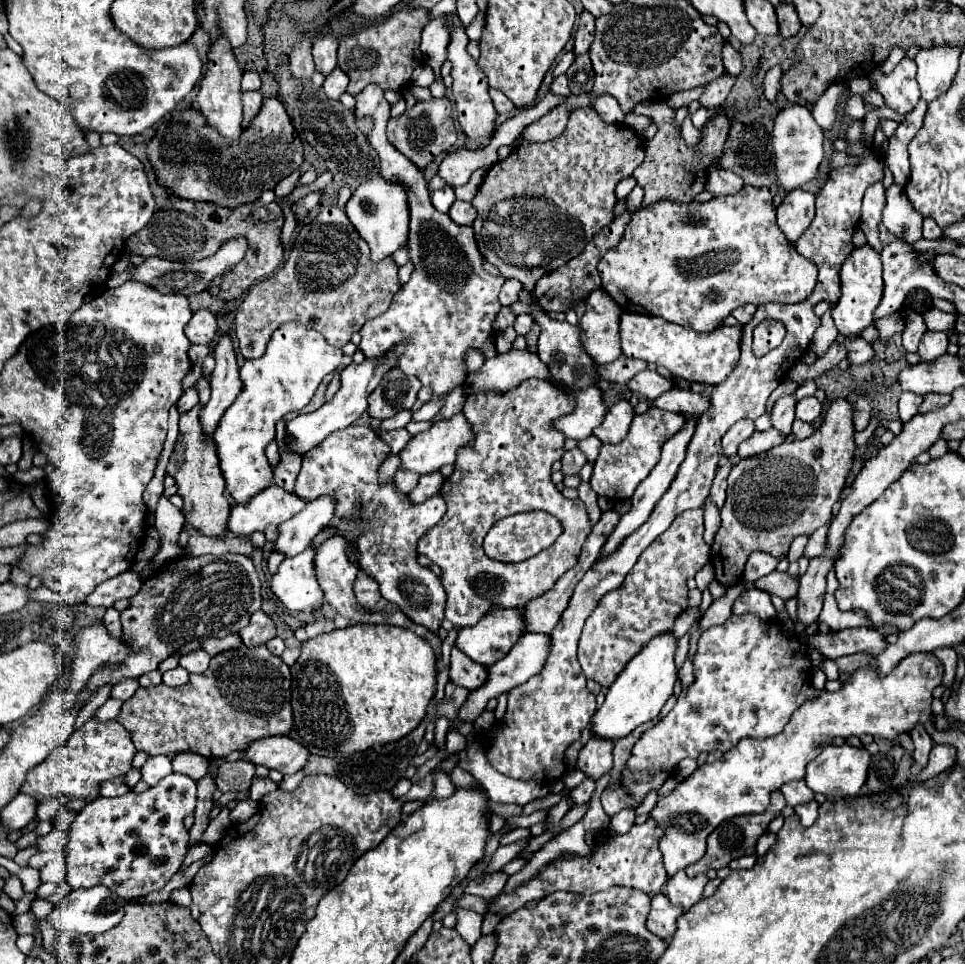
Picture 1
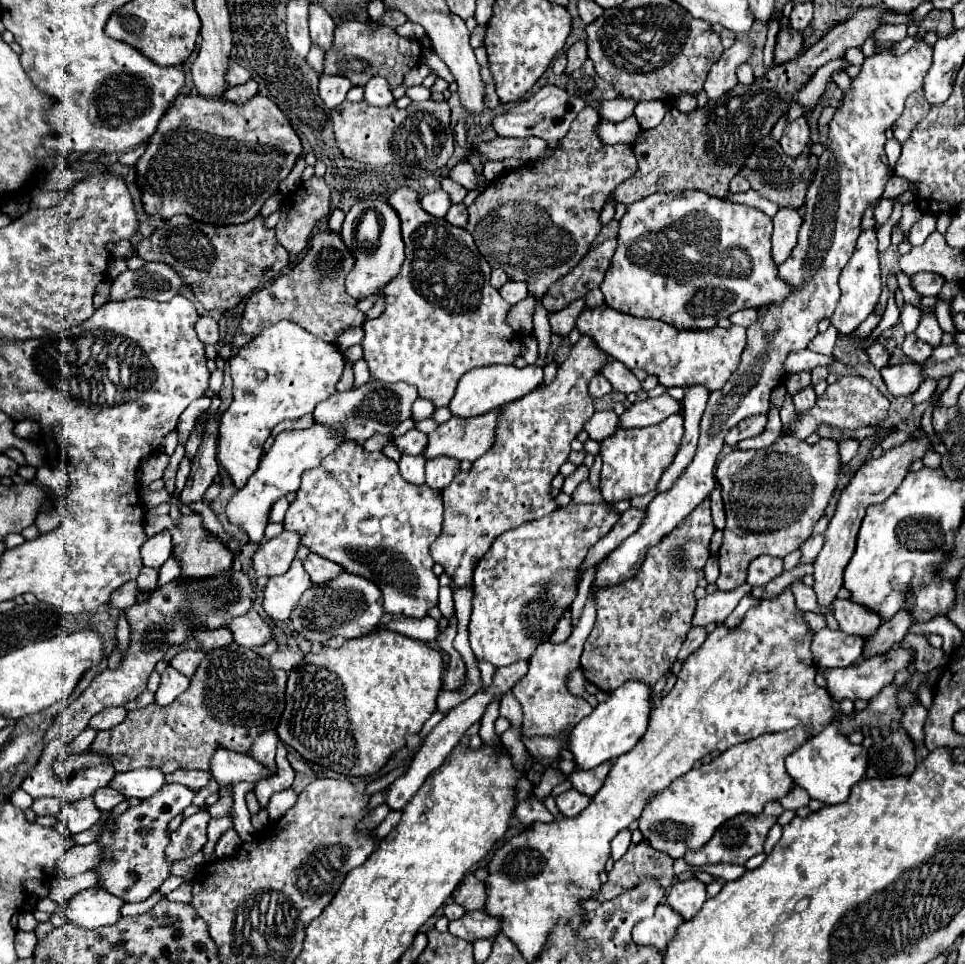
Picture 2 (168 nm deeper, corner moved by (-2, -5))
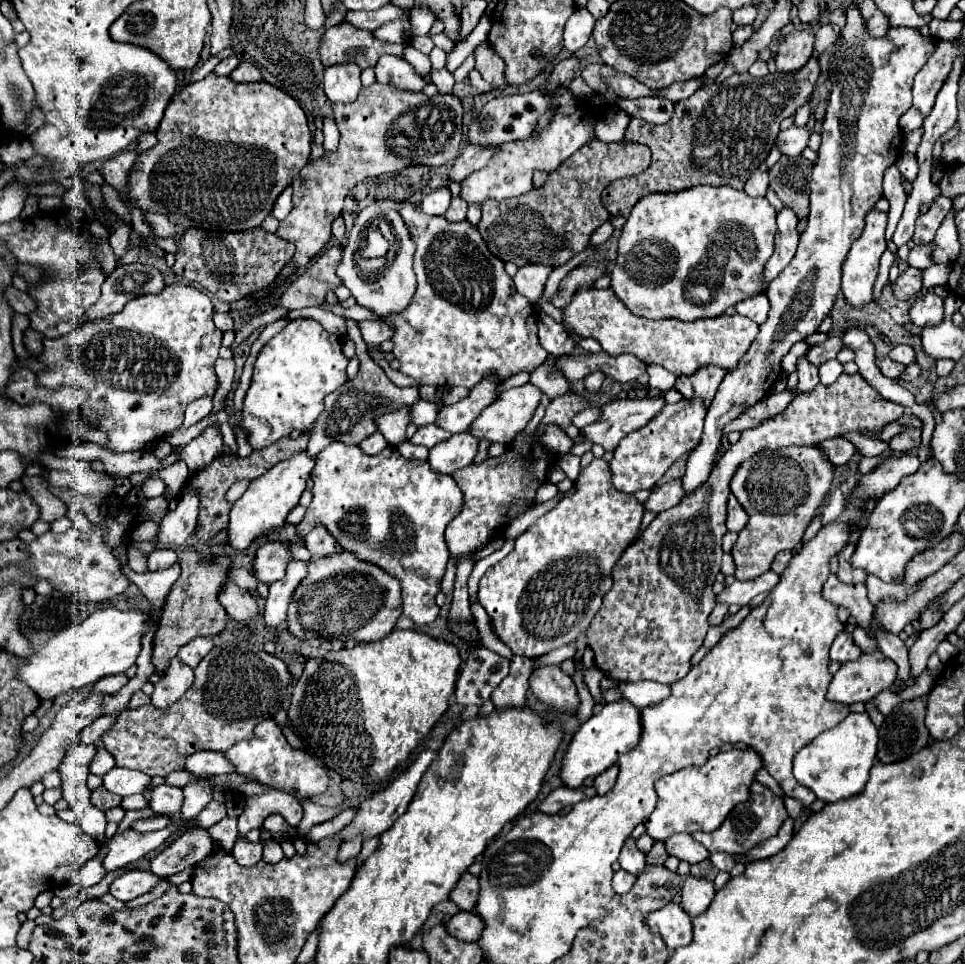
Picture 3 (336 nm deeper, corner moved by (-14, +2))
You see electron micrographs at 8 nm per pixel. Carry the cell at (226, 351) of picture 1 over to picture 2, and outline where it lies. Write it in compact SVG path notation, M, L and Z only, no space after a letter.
M210 417L208 425L206 425L204 439L202 439L200 449L198 449L198 455L192 461L192 471L190 471L188 483L186 483L184 491L180 493L180 503L182 505L202 501L204 491L210 487L210 483L218 475L216 437L218 437L218 421L216 421L216 417Z

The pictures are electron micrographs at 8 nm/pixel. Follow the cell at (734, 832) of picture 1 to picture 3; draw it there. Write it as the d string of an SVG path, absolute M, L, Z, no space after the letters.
M756 782L752 786L752 792L750 792L750 798L742 804L738 804L730 814L728 818L724 820L724 824L710 832L710 834L702 834L702 832L696 832L692 834L692 838L696 842L700 842L710 854L714 852L726 852L726 854L746 854L750 852L752 848L756 848L760 842L776 836L778 828L782 826L782 822L788 818L788 812L784 808L784 802L782 798L778 798L770 788L766 788L764 784Z

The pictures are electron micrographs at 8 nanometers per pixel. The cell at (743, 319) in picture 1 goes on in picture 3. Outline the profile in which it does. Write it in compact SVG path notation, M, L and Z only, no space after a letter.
M758 294L758 296L752 296L752 298L736 304L736 312L750 318L750 320L754 320L756 324L766 322L768 310L770 310L770 304L768 304L766 294Z

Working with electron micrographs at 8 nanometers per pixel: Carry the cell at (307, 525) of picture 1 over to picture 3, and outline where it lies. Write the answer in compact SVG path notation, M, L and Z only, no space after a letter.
M266 542L258 548L254 560L254 574L260 582L272 584L286 574L288 564L292 562L292 554L286 542Z

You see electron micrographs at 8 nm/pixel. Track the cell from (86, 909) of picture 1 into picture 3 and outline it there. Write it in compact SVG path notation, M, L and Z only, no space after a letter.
M128 872L110 884L108 894L112 894L114 898L118 898L122 902L130 902L130 900L146 894L148 890L152 890L156 886L156 882L158 882L158 878L152 876L152 872Z

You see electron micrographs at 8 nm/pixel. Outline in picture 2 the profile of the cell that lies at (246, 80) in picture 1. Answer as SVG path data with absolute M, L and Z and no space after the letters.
M232 63L232 65L228 67L228 75L226 75L226 79L228 79L230 85L242 85L242 83L246 83L246 81L250 79L250 73L248 73L244 67Z

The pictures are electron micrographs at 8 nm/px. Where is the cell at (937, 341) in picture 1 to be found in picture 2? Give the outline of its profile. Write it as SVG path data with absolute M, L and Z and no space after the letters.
M928 313L928 315L920 317L920 323L918 323L914 335L918 335L918 339L922 339L922 341L926 341L930 345L940 345L942 329L940 329L936 317L932 313Z

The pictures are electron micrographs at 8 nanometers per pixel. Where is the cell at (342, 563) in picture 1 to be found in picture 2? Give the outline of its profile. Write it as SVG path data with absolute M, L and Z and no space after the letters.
M308 553L308 557L302 561L302 565L316 587L322 583L328 583L330 579L334 579L342 573L342 567L338 567L336 563L328 561L316 553Z

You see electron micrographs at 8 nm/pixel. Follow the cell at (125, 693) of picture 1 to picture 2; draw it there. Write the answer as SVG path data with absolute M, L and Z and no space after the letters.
M112 707L112 709L106 709L106 711L100 711L96 717L90 719L88 727L94 729L94 731L104 731L104 729L110 729L114 725L118 725L126 715L126 709L124 707Z

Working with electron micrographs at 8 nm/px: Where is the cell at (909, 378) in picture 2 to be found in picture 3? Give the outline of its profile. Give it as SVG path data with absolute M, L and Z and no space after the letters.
M888 358L880 360L880 362L878 362L878 368L880 368L880 372L882 372L886 378L892 378L892 380L898 380L898 378L902 376L902 372L906 370L904 364L896 364L896 362L888 360Z

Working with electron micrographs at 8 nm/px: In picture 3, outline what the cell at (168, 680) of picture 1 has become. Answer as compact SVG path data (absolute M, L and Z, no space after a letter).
M174 658L170 668L166 670L164 678L156 684L152 698L152 704L156 708L166 708L170 704L174 704L176 700L180 700L184 696L184 692L192 686L194 682L194 670L186 664L182 664L180 658Z

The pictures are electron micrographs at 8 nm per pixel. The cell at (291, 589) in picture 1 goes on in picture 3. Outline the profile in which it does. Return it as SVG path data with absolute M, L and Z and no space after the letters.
M294 560L288 566L286 576L282 580L276 580L270 586L270 594L268 594L266 606L264 606L266 624L276 628L278 624L282 624L286 620L286 616L288 616L286 612L288 612L288 606L292 602L292 594L306 576L308 576L308 562Z

